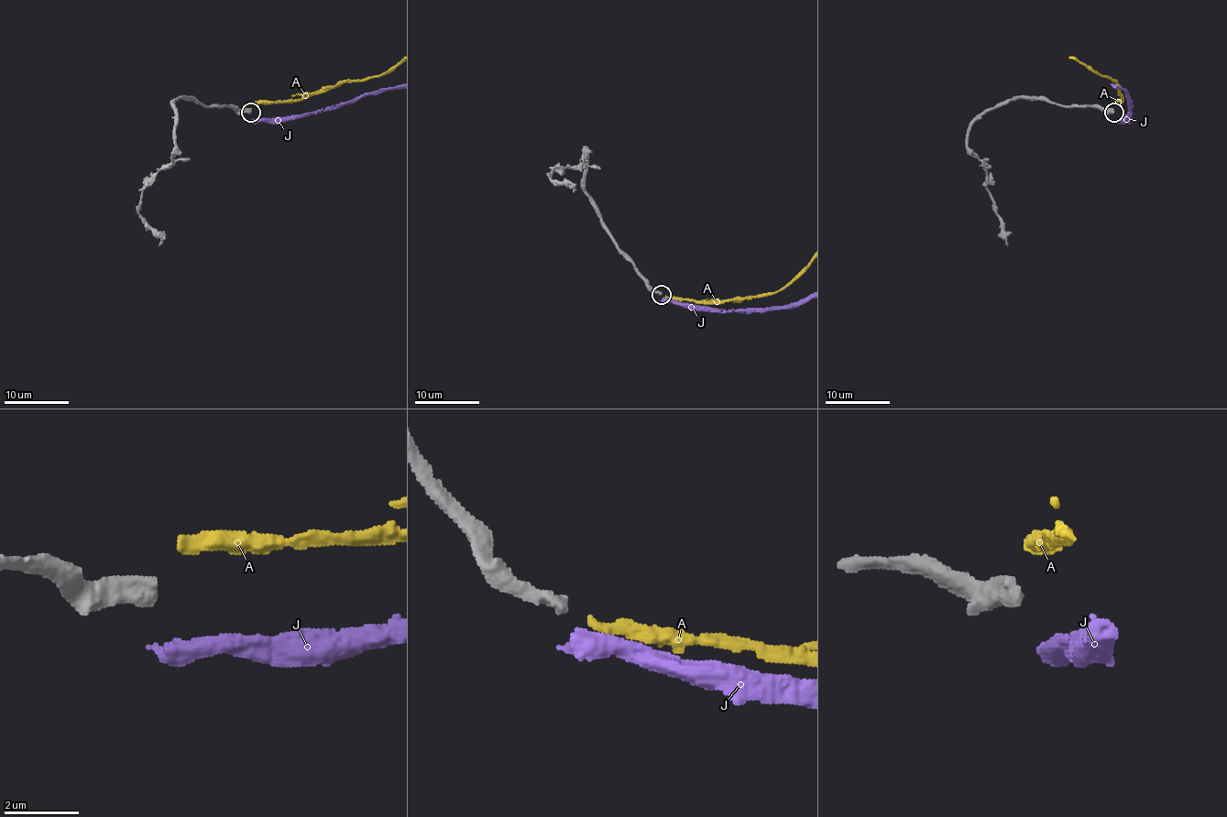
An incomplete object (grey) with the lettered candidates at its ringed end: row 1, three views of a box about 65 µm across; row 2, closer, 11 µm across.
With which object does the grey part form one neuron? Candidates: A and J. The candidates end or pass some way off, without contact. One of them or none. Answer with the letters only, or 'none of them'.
none of them

